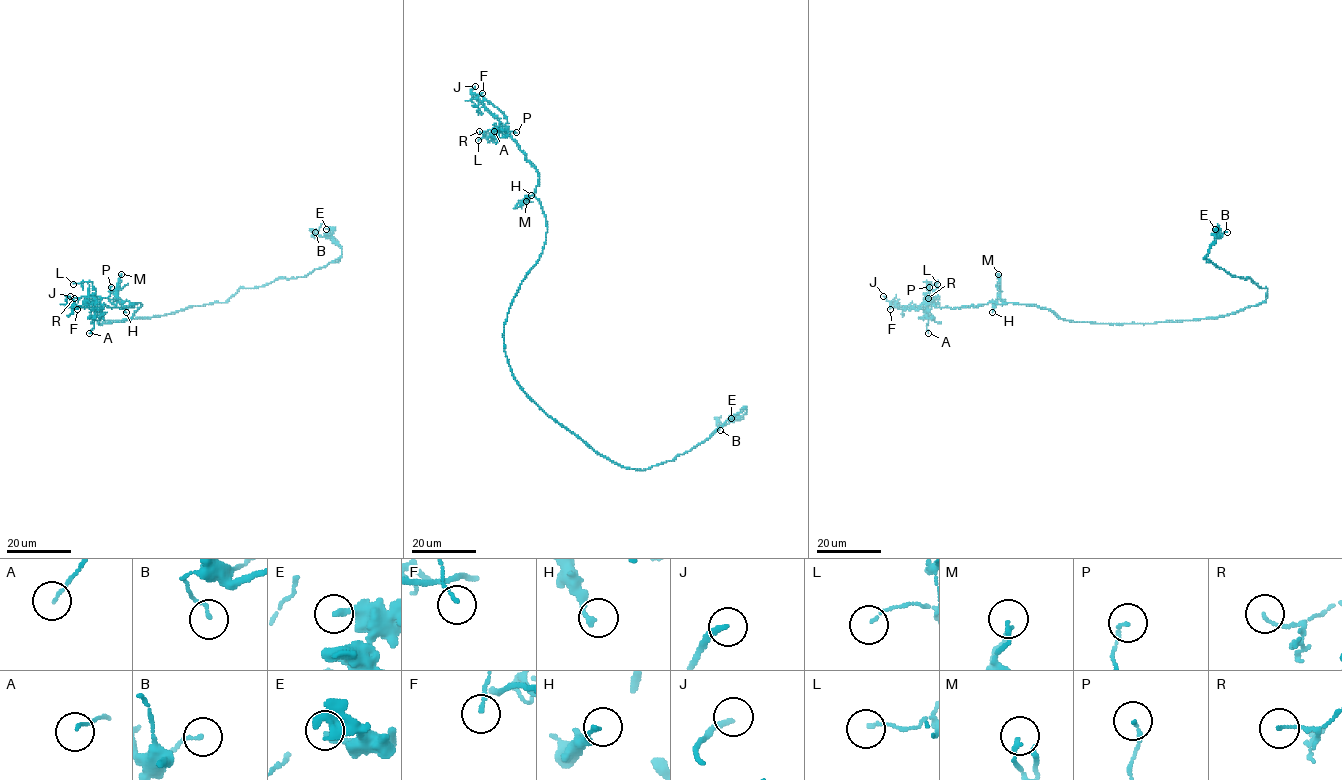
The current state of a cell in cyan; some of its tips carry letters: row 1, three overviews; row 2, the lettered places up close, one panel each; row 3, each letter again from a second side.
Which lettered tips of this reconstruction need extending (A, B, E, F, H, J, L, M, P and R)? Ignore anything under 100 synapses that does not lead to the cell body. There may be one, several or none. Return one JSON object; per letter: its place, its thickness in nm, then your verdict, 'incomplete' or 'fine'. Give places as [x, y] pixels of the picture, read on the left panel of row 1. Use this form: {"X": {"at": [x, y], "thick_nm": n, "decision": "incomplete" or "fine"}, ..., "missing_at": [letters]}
{"A": {"at": [89, 333], "thick_nm": 90, "decision": "fine"}, "B": {"at": [315, 232], "thick_nm": 120, "decision": "fine"}, "E": {"at": [326, 229], "thick_nm": 260, "decision": "fine"}, "F": {"at": [77, 309], "thick_nm": 120, "decision": "fine"}, "H": {"at": [126, 312], "thick_nm": 180, "decision": "fine"}, "J": {"at": [70, 296], "thick_nm": 200, "decision": "incomplete"}, "L": {"at": [73, 284], "thick_nm": 100, "decision": "fine"}, "M": {"at": [121, 274], "thick_nm": 150, "decision": "fine"}, "P": {"at": [111, 287], "thick_nm": 130, "decision": "fine"}, "R": {"at": [74, 298], "thick_nm": 100, "decision": "fine"}, "missing_at": ["J"]}

